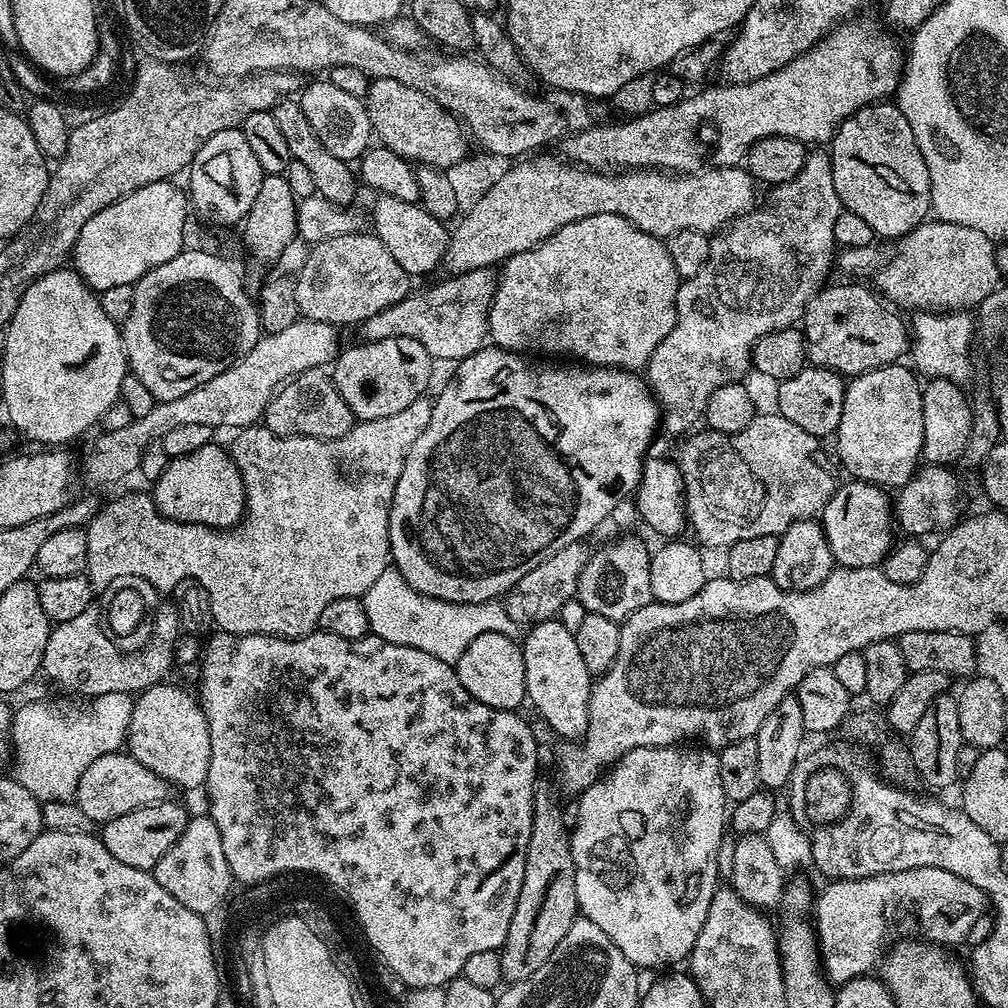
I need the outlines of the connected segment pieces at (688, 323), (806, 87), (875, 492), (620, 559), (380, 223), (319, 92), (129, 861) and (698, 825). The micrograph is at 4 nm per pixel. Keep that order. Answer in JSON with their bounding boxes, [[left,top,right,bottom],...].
[[646,150,842,433],[559,18,902,174],[822,479,894,568],[575,534,653,622],[371,195,450,278],[298,78,374,162],[99,798,190,872],[571,746,726,969]]

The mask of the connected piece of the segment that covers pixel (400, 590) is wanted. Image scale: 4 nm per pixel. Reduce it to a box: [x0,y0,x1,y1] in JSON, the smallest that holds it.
[362,566,518,665]

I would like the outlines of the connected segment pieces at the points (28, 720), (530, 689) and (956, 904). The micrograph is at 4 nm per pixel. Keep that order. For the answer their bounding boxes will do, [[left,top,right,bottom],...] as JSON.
[[11,692,133,805],[522,618,594,738],[814,866,992,986]]

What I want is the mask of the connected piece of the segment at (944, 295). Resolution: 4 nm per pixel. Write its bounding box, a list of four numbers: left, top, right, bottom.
[874,218,1002,312]

